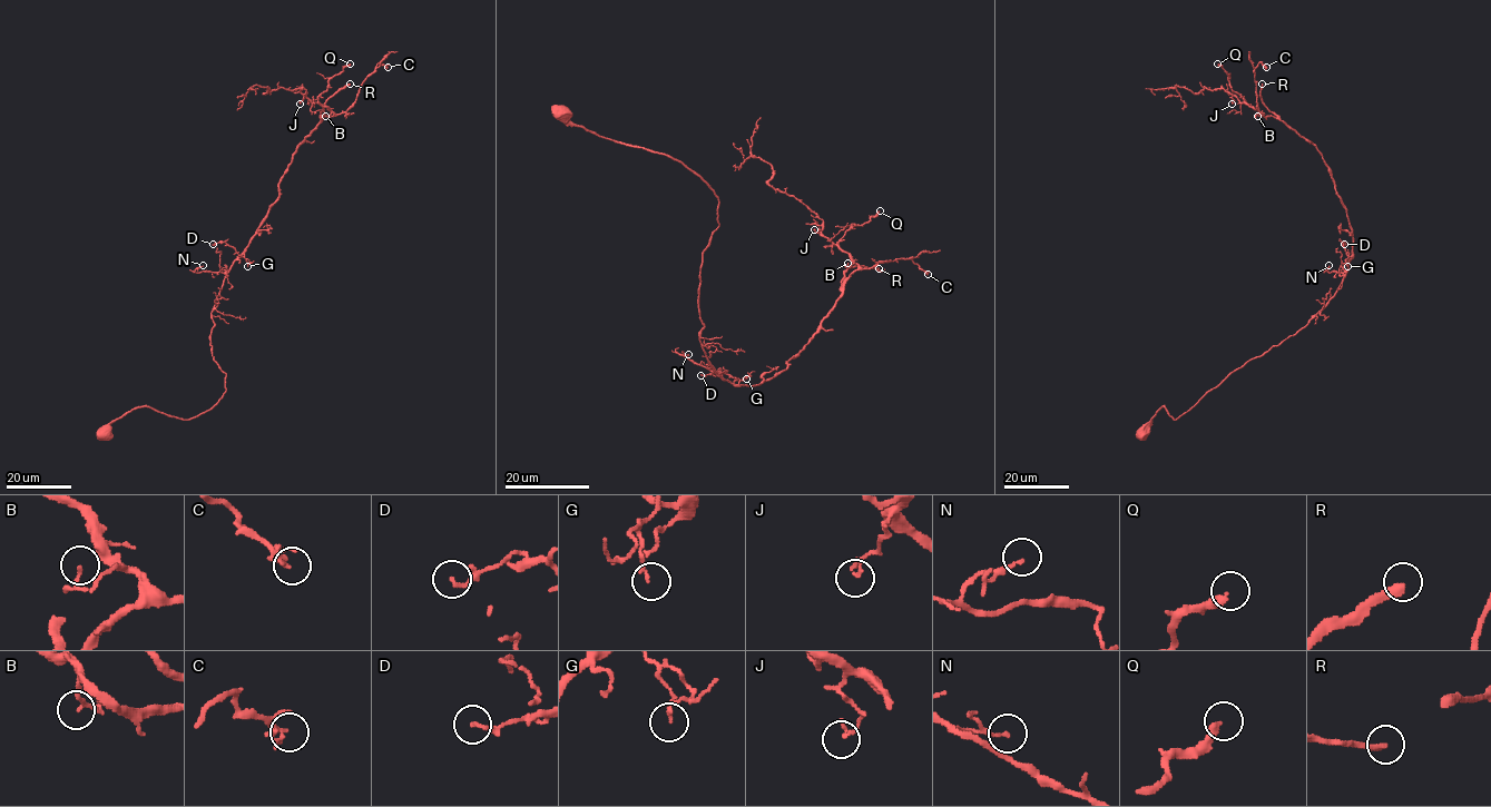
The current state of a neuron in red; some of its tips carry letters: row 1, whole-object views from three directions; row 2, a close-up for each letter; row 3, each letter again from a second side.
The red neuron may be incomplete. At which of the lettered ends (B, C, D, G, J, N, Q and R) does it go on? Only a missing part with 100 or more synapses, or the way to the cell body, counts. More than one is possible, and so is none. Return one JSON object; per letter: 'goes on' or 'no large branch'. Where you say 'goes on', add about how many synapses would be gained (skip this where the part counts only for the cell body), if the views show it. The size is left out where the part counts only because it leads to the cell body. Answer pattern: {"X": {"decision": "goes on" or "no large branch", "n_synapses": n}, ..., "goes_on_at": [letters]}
{"B": {"decision": "no large branch"}, "C": {"decision": "no large branch"}, "D": {"decision": "no large branch"}, "G": {"decision": "no large branch"}, "J": {"decision": "no large branch"}, "N": {"decision": "no large branch"}, "Q": {"decision": "no large branch"}, "R": {"decision": "goes on", "n_synapses": 250}, "goes_on_at": ["R"]}

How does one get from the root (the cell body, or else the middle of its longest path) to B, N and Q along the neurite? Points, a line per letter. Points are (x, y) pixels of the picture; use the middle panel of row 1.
B: (562, 111), (682, 161), (718, 198), (699, 343), (724, 380), (758, 385), (784, 371), (842, 296), (847, 263)
N: (562, 111), (599, 136), (682, 161), (718, 198), (699, 288), (699, 343), (718, 375), (678, 354), (688, 354)
Q: (562, 111), (718, 198), (699, 343), (736, 384), (814, 336), (857, 268), (839, 240), (880, 210)

